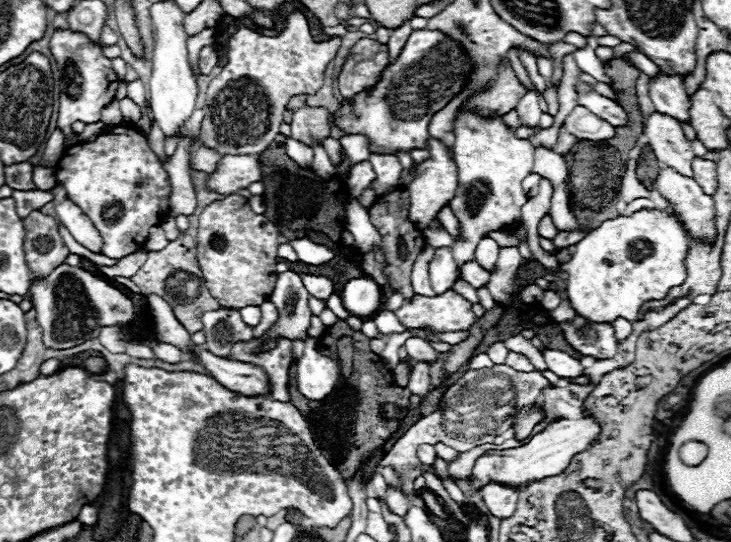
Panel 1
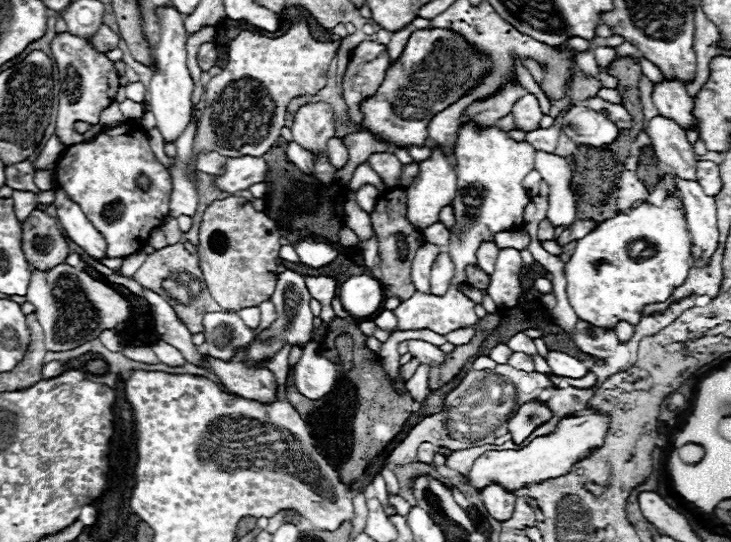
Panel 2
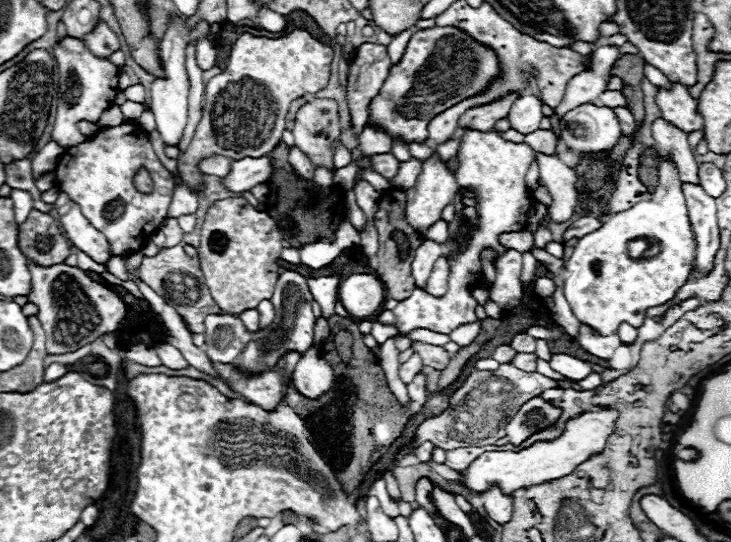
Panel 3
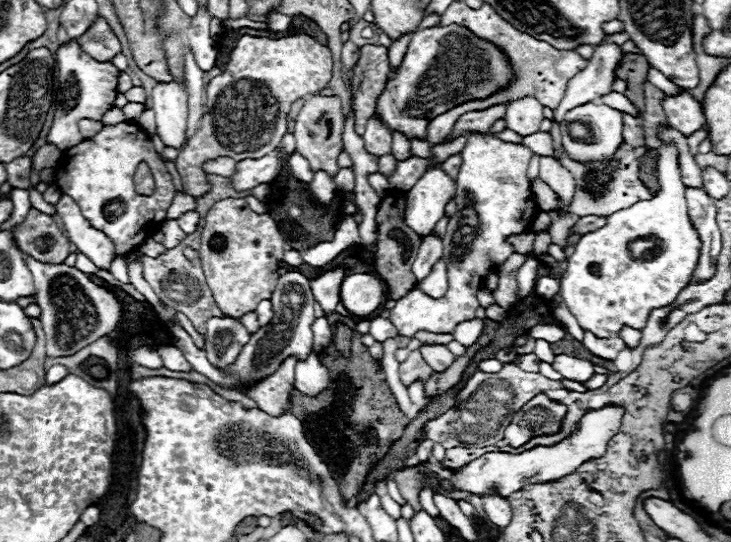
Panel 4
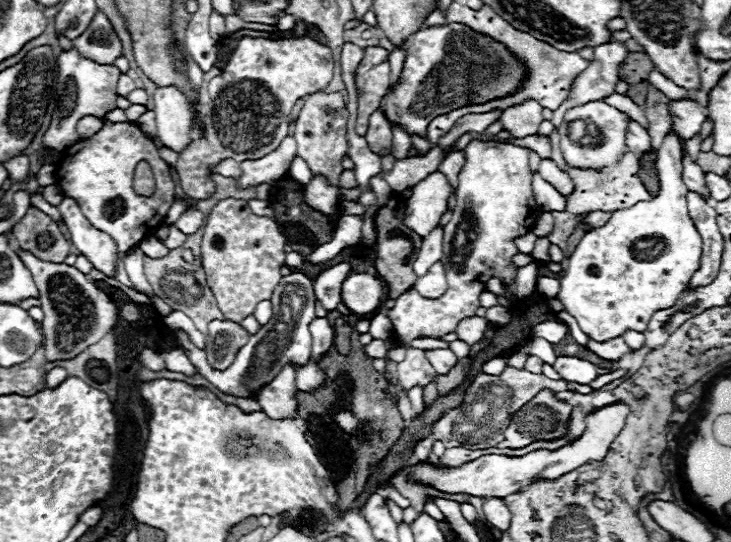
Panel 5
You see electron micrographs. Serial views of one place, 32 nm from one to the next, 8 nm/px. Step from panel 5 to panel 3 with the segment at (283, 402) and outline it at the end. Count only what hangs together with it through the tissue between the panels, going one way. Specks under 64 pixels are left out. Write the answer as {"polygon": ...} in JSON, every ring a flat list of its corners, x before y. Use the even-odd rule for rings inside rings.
{"polygon":[[296,352,286,356,286,368,284,372,266,372,262,376,254,376,254,378,244,378,238,370,234,370,232,364,214,364,214,368,220,372,220,376,224,376,224,380,230,382,230,388,240,392,242,396,246,396,248,400,256,402,258,406,262,406,264,410,276,410,276,406,280,406,286,398,288,392,288,384,292,380,292,372,296,362,300,360,300,356]]}

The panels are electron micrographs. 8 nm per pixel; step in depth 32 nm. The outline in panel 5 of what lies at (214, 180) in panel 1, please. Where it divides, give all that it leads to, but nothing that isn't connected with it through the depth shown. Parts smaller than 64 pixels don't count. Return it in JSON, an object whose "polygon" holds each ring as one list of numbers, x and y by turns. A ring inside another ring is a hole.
{"polygon":[[288,136,268,156,258,160,244,160,240,164,240,170,244,172,244,176,238,178,240,186,246,188,246,186,258,186,258,184,274,184,276,180,288,174,294,158,296,158,296,140,294,136]]}

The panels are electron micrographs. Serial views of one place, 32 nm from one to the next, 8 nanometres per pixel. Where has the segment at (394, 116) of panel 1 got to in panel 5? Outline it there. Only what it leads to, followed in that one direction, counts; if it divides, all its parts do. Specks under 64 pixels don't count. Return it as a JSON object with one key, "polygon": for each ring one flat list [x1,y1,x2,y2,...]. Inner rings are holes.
{"polygon":[[446,24,446,26,432,26,432,28,422,28,412,38,408,40,406,46,406,62,402,76,394,90,386,94,382,100,382,108,386,110,386,116,390,122,398,122,406,128,408,134,418,134,424,136,430,120,434,120,440,114,448,114,456,108,468,106,468,104,486,104,494,98,504,98,510,96,518,90,526,76,526,66,520,64,514,54,498,40,478,34,466,24]]}

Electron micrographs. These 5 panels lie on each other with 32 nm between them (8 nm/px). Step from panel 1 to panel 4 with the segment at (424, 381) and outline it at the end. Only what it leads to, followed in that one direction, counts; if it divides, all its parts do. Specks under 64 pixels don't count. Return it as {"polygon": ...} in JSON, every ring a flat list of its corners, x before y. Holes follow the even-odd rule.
{"polygon":[[412,384,408,386,408,395,412,404,416,404,418,410,422,410,426,406,426,398,424,398,424,384]]}

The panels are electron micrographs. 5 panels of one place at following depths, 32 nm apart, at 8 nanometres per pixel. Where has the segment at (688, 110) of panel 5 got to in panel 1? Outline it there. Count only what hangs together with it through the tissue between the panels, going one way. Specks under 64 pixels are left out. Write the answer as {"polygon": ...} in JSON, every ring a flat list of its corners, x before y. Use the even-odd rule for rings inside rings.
{"polygon":[[660,72,656,80,650,80,650,98,660,114,676,120,690,120,690,96,684,90,682,78]]}

